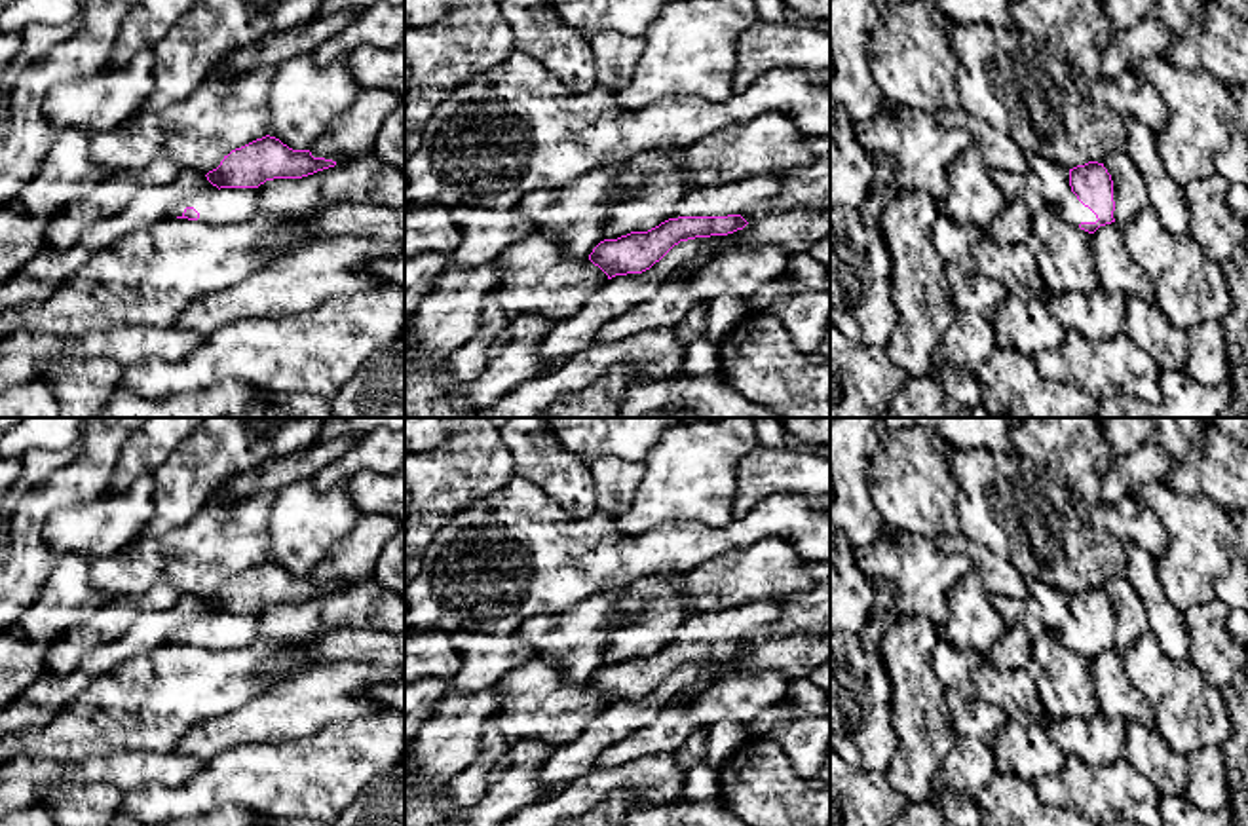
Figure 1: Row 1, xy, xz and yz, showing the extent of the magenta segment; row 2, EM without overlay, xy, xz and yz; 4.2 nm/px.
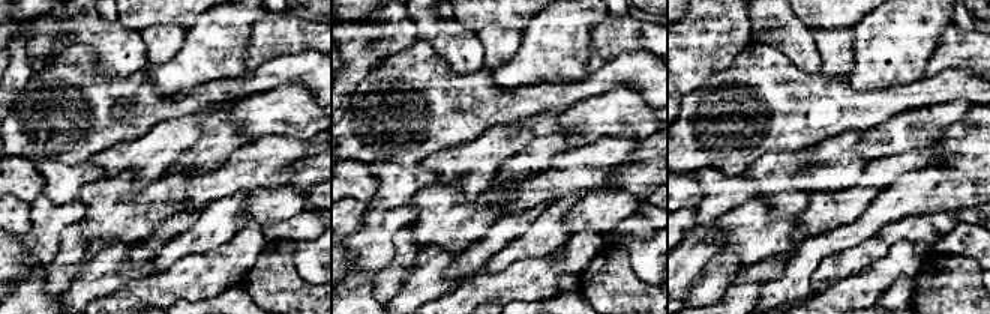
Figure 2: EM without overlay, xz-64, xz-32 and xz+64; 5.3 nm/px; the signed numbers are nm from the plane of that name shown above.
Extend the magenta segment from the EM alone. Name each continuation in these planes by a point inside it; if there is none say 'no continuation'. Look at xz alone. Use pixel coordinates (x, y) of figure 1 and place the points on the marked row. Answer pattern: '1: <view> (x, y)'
1: xz (734, 198)

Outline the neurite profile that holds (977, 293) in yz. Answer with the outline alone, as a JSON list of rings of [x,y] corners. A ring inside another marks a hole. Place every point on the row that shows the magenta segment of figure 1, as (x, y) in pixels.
[[[954,264],[946,266],[946,279],[952,289],[955,311],[976,311],[993,319],[997,306],[1009,294],[1007,287],[982,273],[965,273]]]

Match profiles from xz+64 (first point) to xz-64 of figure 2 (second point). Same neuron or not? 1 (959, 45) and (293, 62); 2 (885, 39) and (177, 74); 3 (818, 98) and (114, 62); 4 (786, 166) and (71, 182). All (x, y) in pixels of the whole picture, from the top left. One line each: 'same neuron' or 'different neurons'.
1: different neurons
2: same neuron
3: different neurons
4: different neurons

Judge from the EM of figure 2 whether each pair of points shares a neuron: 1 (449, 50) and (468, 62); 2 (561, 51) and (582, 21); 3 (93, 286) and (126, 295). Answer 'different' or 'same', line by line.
1: same
2: same
3: different

